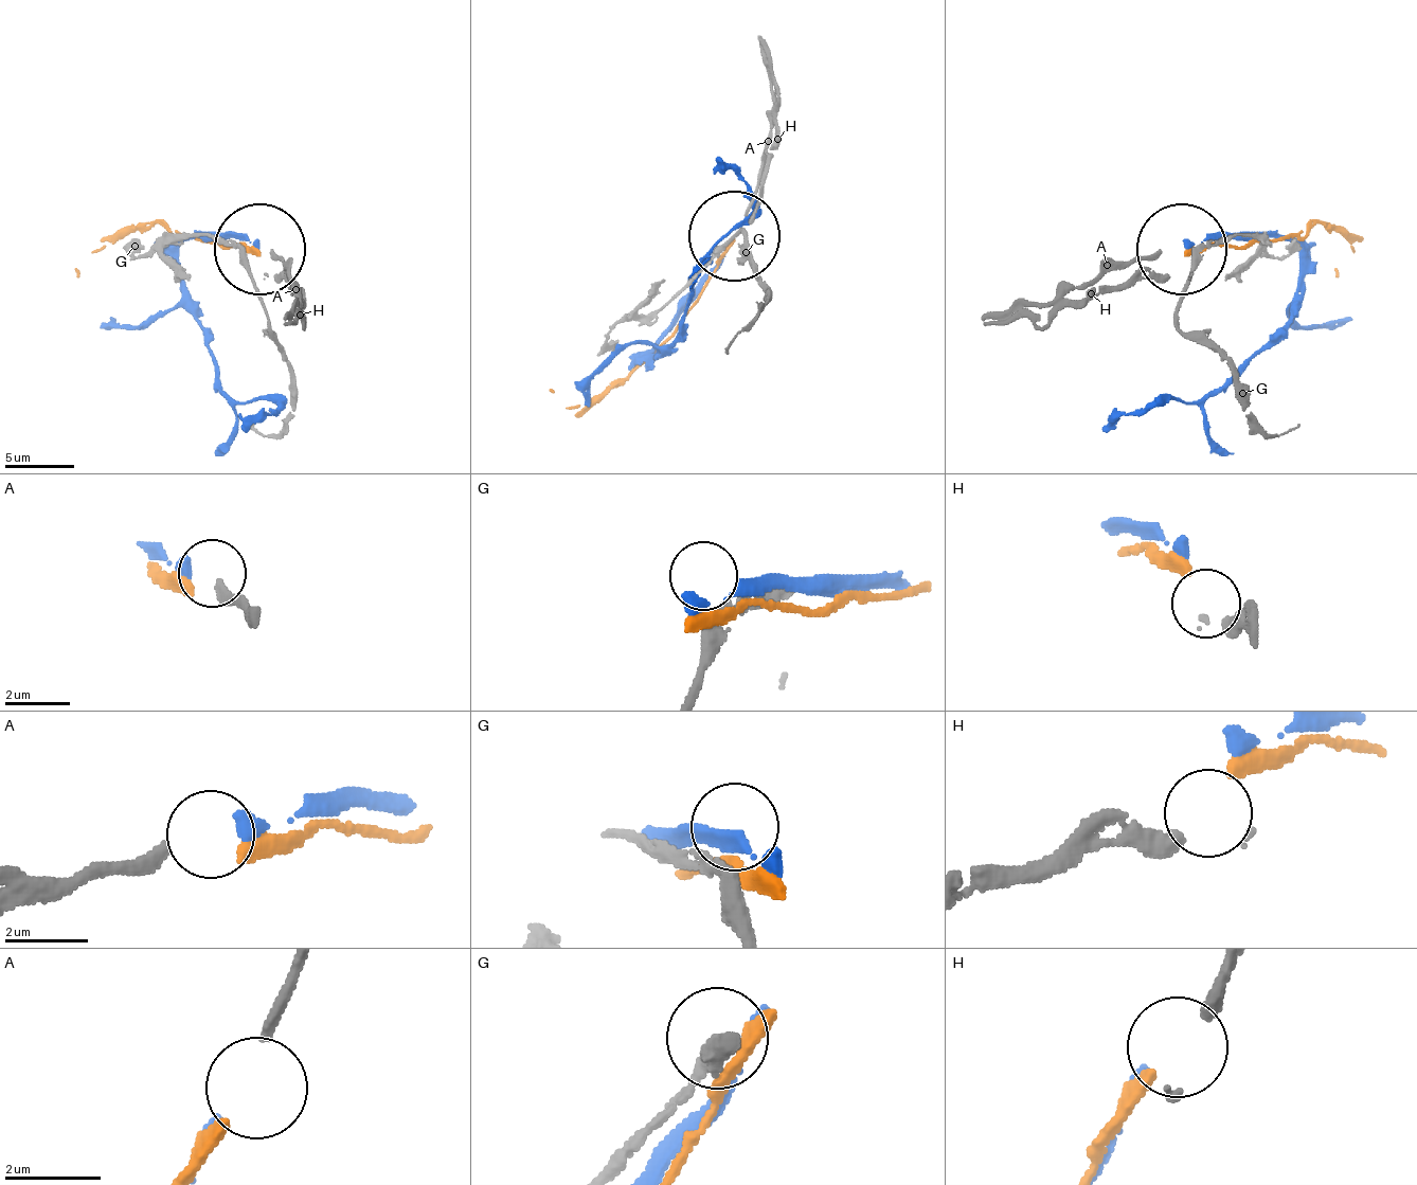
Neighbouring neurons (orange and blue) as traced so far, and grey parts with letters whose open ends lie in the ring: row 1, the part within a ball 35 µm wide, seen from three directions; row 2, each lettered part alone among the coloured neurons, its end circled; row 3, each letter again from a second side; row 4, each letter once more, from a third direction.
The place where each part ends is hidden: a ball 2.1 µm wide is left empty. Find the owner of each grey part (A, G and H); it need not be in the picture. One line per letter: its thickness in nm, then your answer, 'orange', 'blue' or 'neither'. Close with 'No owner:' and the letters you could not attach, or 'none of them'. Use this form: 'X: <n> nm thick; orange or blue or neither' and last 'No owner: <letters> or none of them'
A: 280 nm thick; blue
G: 320 nm thick; neither
H: 130 nm thick; neither
No owner: G, H

